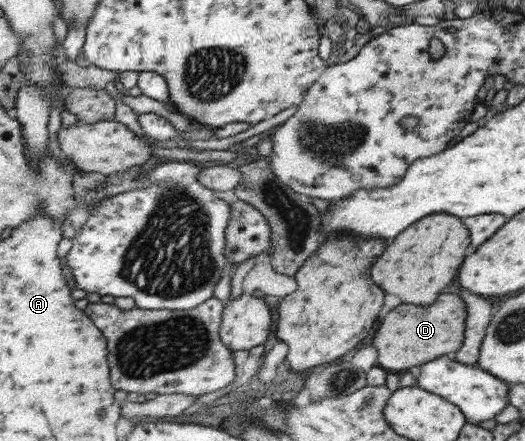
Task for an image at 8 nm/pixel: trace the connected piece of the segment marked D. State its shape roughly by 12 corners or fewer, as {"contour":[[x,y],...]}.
{"contour":[[464,301],[394,307],[372,339],[396,373],[462,345]]}

